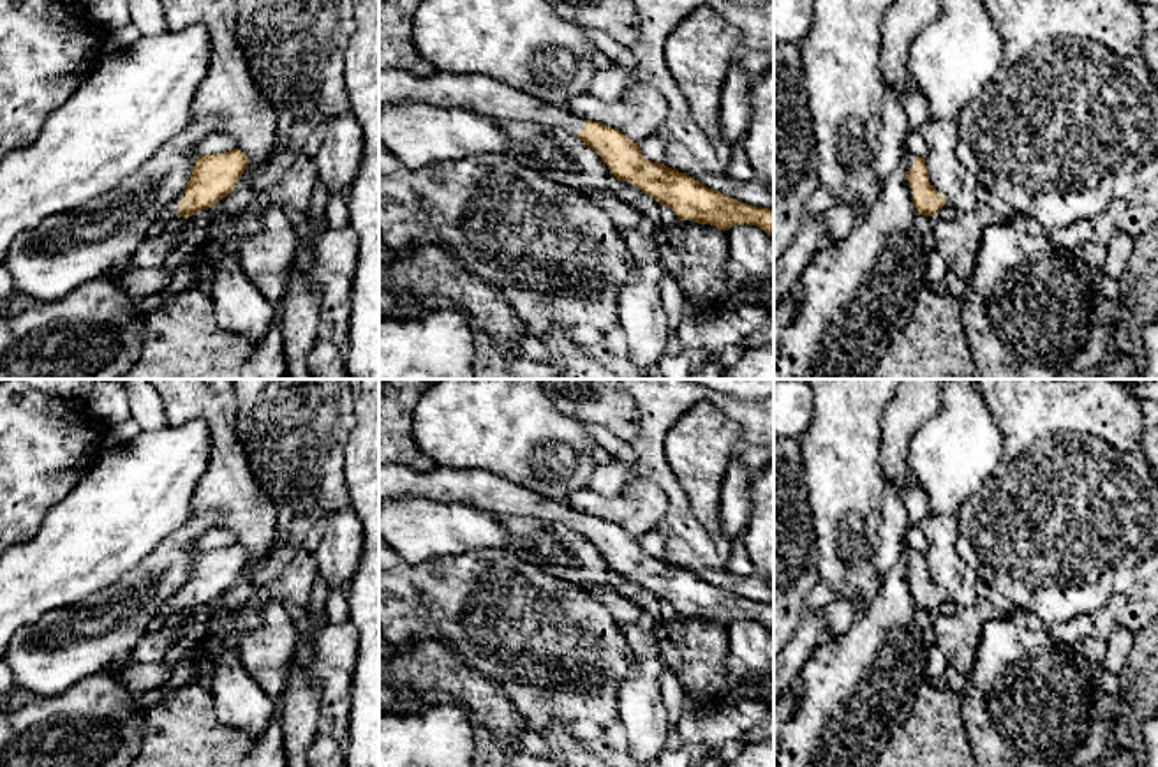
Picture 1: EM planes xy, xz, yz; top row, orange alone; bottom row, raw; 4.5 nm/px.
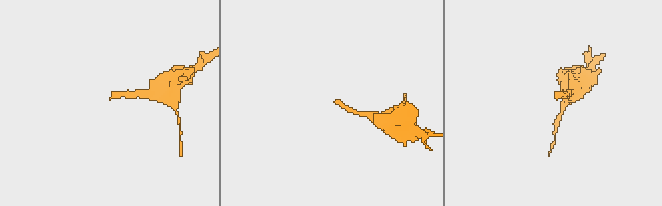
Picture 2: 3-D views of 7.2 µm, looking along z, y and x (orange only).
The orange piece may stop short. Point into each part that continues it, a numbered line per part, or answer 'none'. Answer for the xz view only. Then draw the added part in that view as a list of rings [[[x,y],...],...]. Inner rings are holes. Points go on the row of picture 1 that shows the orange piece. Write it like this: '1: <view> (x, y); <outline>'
1: xz (480, 94); [[[379,71],[379,106],[404,101],[435,108],[462,108],[497,122],[539,122],[573,136],[585,127],[585,118],[564,106],[545,102],[488,76],[437,72],[432,78],[416,78],[404,71]]]

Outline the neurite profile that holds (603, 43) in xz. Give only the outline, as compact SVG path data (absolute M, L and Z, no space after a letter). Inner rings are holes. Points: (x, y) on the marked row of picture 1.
M582 28L582 30L590 39L596 51L605 53L606 56L610 56L613 62L620 63L626 69L635 67L635 56L631 46L624 46L596 28Z

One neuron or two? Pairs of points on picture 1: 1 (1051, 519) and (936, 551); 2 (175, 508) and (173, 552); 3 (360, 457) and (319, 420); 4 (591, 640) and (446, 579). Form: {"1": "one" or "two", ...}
{"1": "two", "2": "two", "3": "two", "4": "one"}

